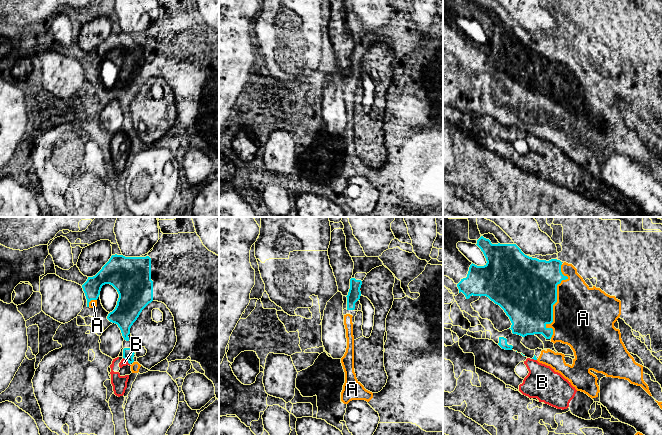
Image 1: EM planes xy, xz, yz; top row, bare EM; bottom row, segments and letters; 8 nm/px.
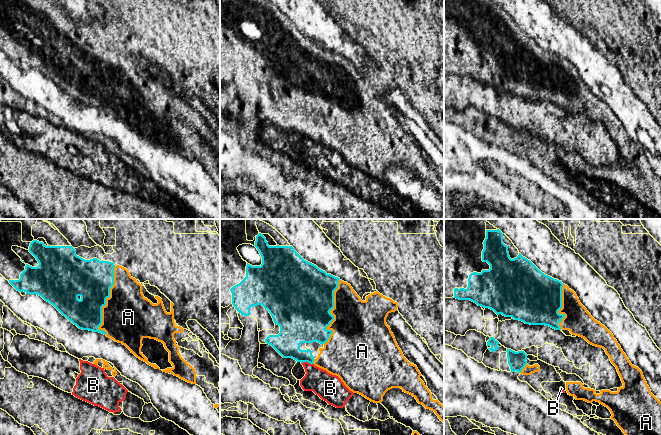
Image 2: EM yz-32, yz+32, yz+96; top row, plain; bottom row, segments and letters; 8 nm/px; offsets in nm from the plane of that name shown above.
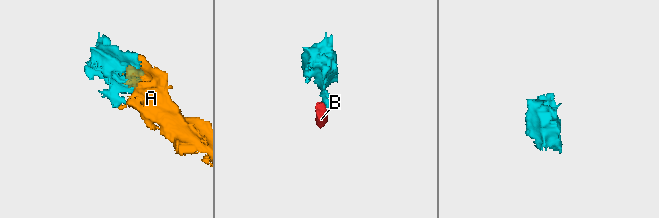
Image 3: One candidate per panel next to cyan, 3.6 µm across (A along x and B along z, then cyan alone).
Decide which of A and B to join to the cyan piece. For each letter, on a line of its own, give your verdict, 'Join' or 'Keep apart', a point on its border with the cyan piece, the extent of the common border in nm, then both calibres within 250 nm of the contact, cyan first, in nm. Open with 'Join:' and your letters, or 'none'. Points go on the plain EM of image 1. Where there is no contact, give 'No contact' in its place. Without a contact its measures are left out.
Join: A
A: Join. Touches cyan at yz (556, 77). Shared border 600 nm. Thickness 480 nm (cyan) against 480 nm
B: Keep apart. Touches cyan at xy (127, 136). Shared border 80 nm. Thickness 100 nm (cyan) against 60 nm

